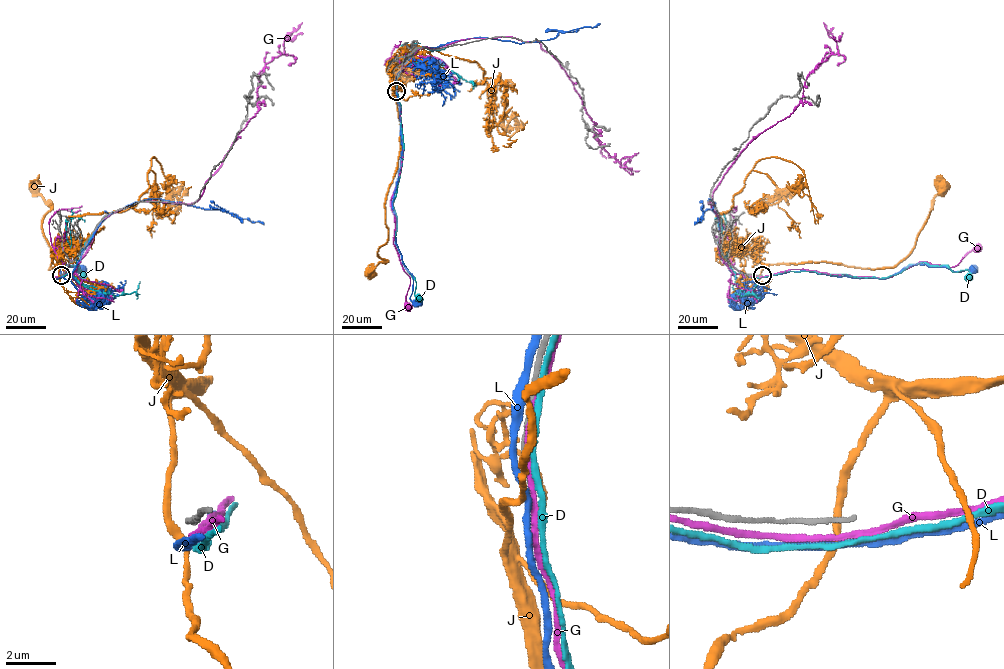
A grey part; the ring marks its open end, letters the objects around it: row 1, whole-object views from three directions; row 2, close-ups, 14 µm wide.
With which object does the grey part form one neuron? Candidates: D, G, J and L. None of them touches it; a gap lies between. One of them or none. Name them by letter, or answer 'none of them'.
none of them

